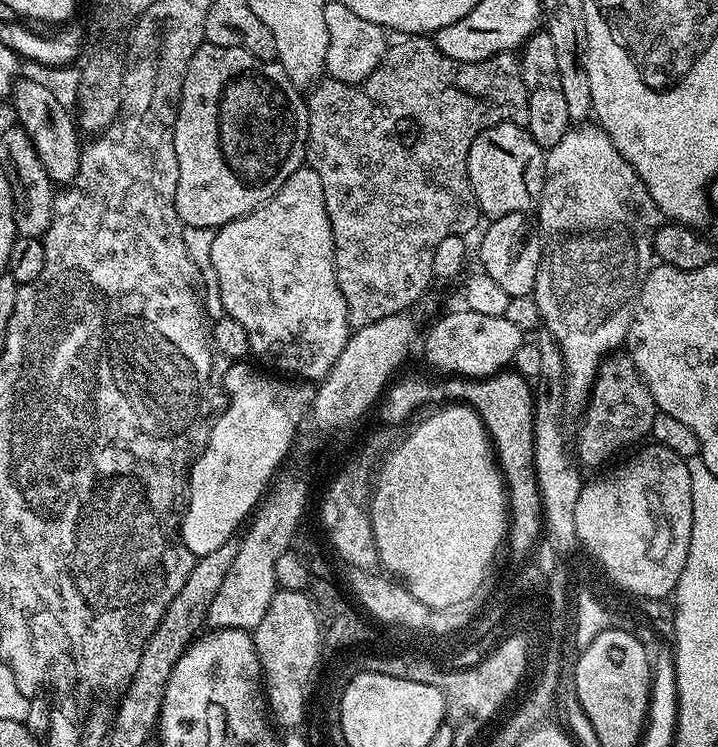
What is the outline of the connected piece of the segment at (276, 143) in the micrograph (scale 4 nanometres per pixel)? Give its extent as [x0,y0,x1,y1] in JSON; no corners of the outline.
[174,43,308,230]

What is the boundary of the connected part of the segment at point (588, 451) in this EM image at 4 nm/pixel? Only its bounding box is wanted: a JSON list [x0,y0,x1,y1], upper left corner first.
[574,354,658,468]

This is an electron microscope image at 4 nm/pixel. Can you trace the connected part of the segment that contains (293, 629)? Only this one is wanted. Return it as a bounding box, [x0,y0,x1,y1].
[254,591,316,730]

